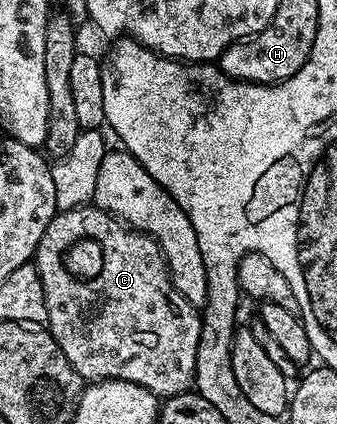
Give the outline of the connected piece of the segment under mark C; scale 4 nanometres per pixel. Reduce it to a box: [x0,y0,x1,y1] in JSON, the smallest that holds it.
[32,206,202,398]

